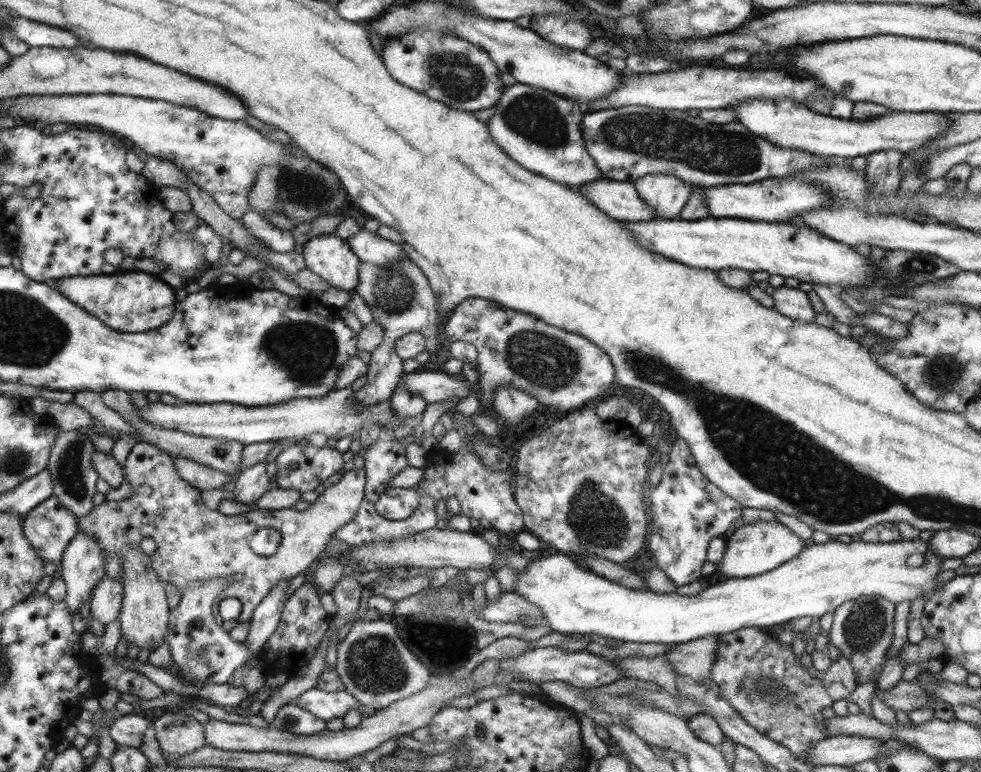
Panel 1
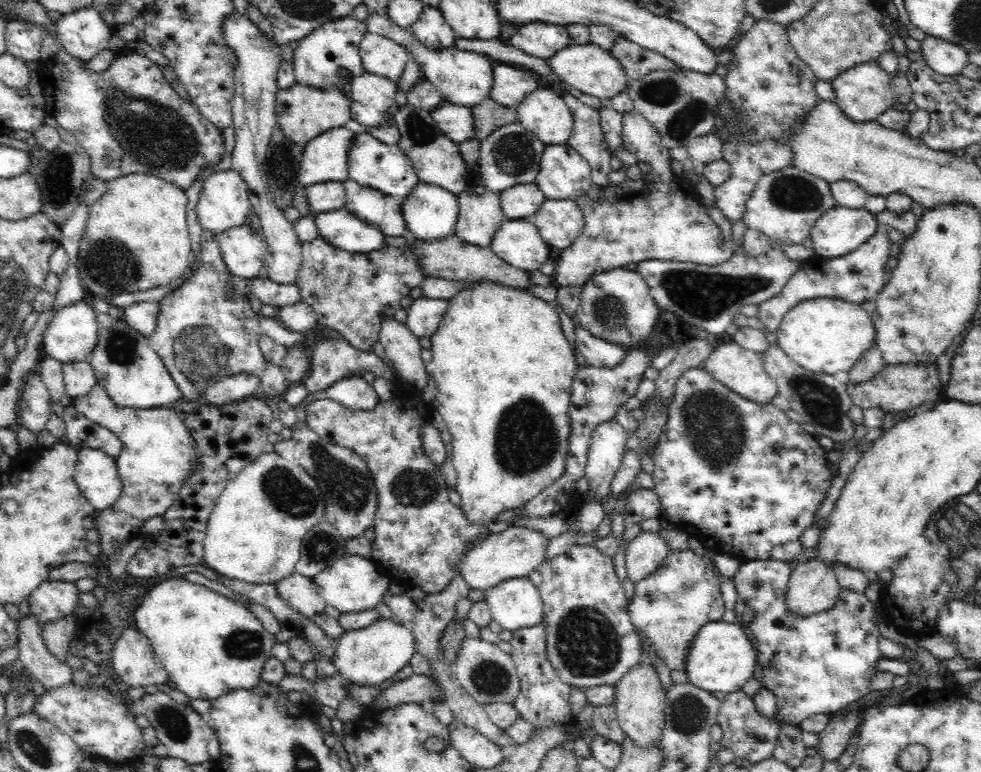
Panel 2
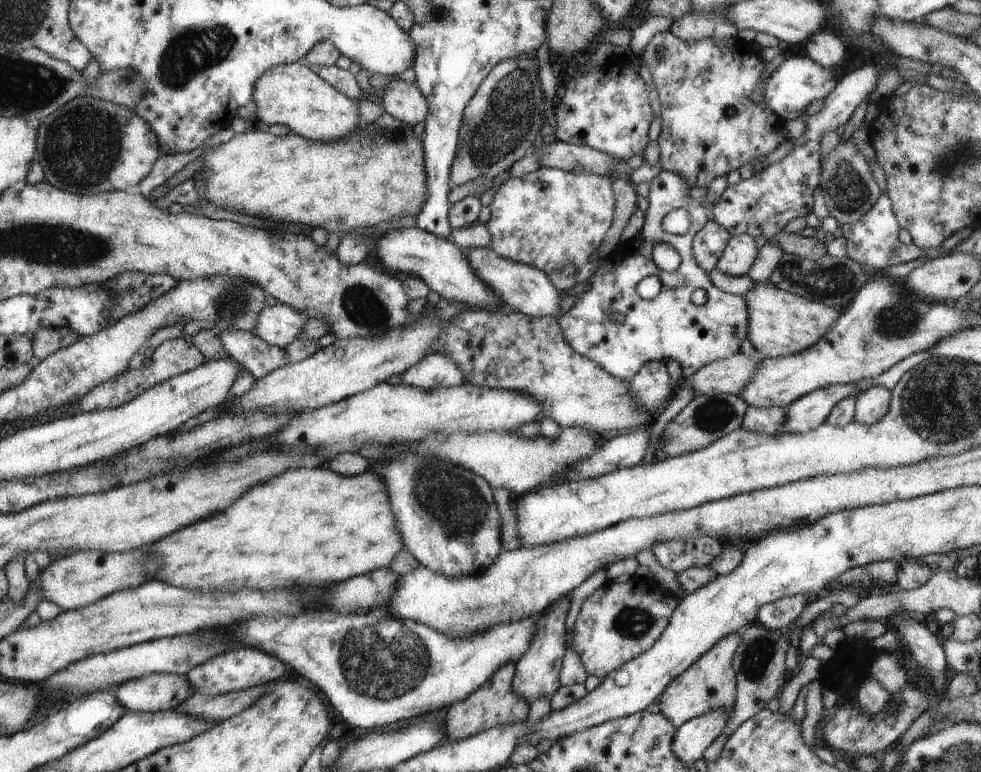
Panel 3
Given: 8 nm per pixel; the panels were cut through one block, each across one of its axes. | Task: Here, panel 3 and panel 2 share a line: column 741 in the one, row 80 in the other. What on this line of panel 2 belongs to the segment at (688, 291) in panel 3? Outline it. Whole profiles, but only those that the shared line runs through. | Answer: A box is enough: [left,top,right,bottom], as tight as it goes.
[292,14,368,90]

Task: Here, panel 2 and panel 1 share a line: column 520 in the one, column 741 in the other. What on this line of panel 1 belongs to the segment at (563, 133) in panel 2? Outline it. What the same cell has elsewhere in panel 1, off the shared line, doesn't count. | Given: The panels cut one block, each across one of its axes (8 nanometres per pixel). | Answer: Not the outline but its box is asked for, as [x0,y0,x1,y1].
[731,98,951,158]

